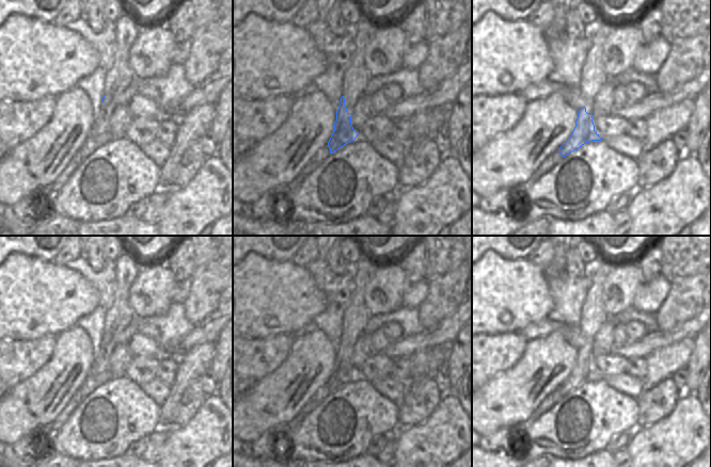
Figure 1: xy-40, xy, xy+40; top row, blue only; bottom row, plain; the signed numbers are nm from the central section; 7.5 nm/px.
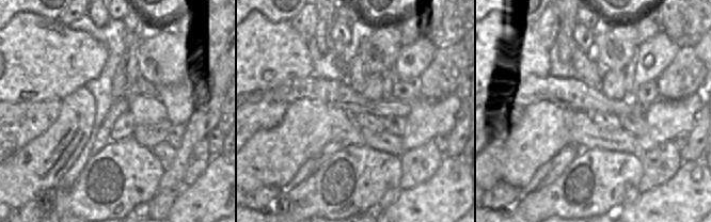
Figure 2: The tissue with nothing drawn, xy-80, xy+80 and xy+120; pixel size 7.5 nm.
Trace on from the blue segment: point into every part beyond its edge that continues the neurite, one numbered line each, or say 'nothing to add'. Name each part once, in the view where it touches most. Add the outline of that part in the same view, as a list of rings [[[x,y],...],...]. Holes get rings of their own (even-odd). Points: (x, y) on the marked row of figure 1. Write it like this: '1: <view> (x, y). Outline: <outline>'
1: xy (356, 78). Outline: [[[363,16],[357,23],[358,31],[353,39],[356,48],[349,59],[349,65],[343,76],[343,96],[348,113],[353,113],[353,108],[364,88],[370,80],[370,74],[366,69],[364,57],[368,44],[375,37],[377,26],[367,17]]]

